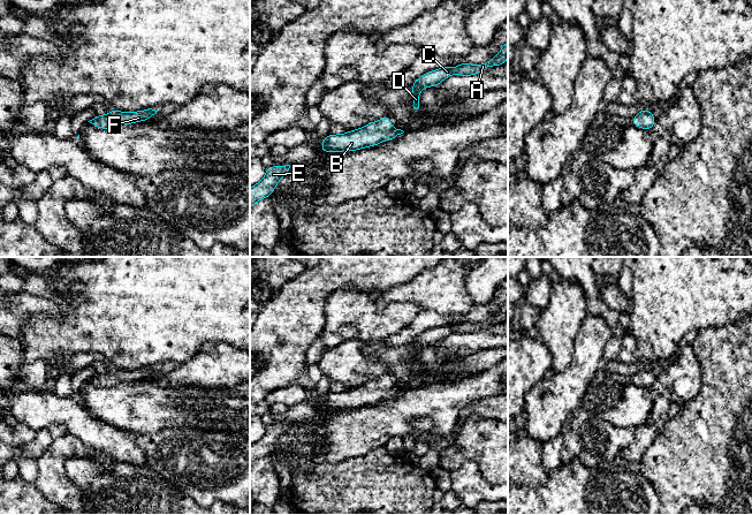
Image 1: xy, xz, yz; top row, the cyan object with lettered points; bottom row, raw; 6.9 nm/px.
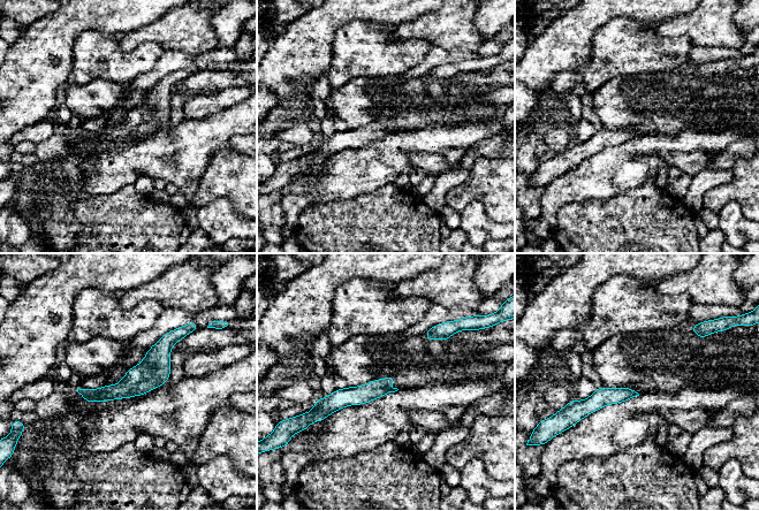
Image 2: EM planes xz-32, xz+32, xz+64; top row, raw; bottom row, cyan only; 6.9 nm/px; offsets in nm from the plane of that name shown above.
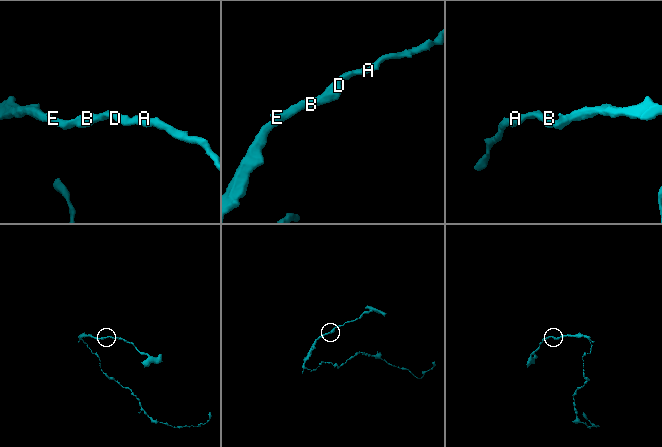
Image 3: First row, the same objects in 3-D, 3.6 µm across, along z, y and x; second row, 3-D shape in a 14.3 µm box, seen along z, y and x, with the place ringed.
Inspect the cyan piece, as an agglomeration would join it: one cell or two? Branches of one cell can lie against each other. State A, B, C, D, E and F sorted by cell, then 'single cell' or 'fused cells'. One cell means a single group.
groups A B C D E F; single cell

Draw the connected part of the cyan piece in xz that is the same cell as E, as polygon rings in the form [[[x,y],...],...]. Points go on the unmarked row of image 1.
[[[290,423],[266,426],[264,437],[250,446],[250,468],[255,461],[272,453],[280,437],[288,431],[289,426]]]

